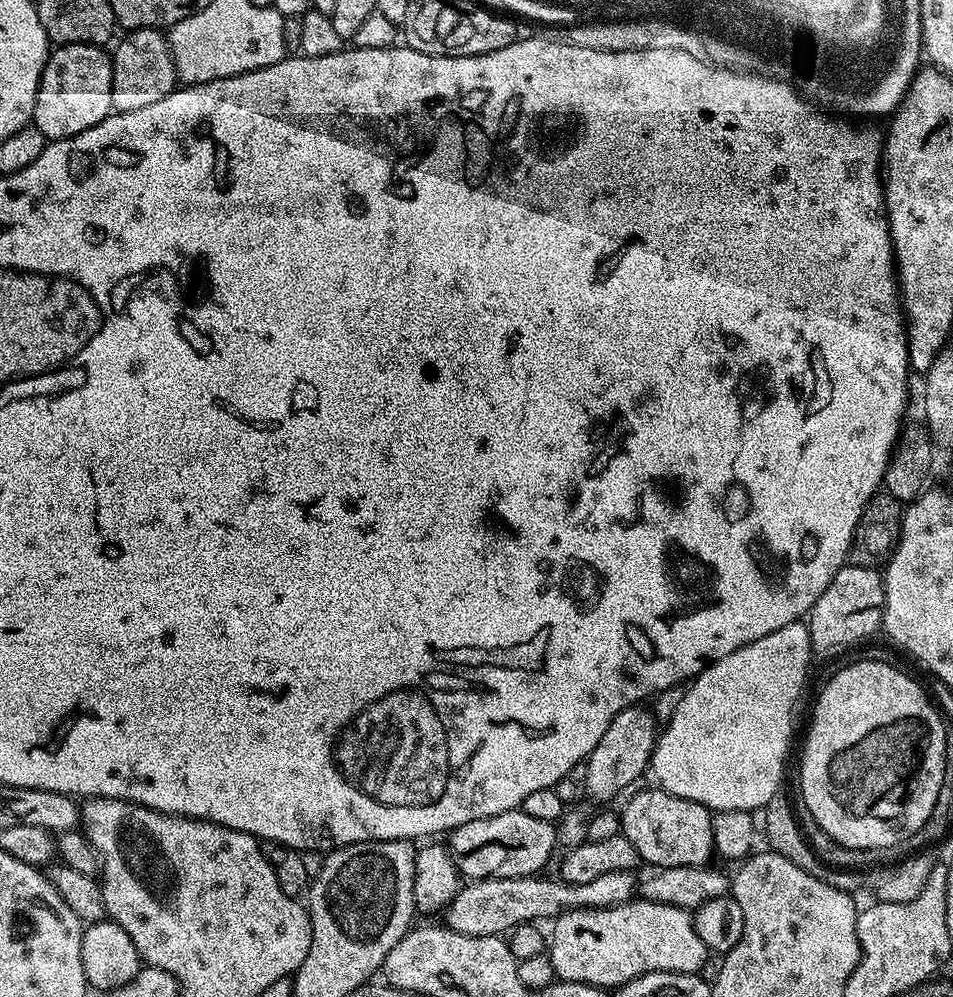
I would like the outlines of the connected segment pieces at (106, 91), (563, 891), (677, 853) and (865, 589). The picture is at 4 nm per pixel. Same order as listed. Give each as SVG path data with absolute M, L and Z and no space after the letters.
M62 44L49 55L42 70L38 94L34 102L32 124L42 130L45 141L65 140L98 126L113 111L112 106L112 57L103 47L95 44Z
M610 871L594 878L591 882L568 884L558 878L546 878L537 874L535 876L519 876L516 879L484 879L471 881L463 885L458 895L450 901L448 907L442 912L443 923L457 931L458 934L471 936L500 936L511 933L519 924L544 922L544 919L555 918L563 912L571 912L573 908L613 908L625 904L633 897L636 888L636 877L633 871Z
M648 786L634 798L630 798L626 810L619 813L619 817L622 834L630 842L634 842L634 850L638 850L641 861L645 865L653 864L653 869L691 864L704 866L714 856L713 813L698 802L690 802L686 798L678 798L674 794Z
M845 563L844 567L830 578L830 586L822 590L818 602L814 602L811 612L806 617L812 651L817 657L832 656L835 652L840 652L844 644L856 644L859 640L864 640L867 636L872 636L881 627L884 619L884 578L875 567L863 568L862 566Z

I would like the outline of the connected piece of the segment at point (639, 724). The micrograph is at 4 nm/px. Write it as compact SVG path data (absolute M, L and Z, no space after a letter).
M632 705L624 708L615 716L614 721L610 722L606 733L602 734L602 739L595 746L594 750L588 755L584 763L584 776L582 775L582 788L586 796L600 802L610 802L618 791L622 790L627 783L635 778L644 776L649 764L651 763L652 751L655 748L656 737L658 735L658 721L655 713L651 709L644 709L643 705Z

